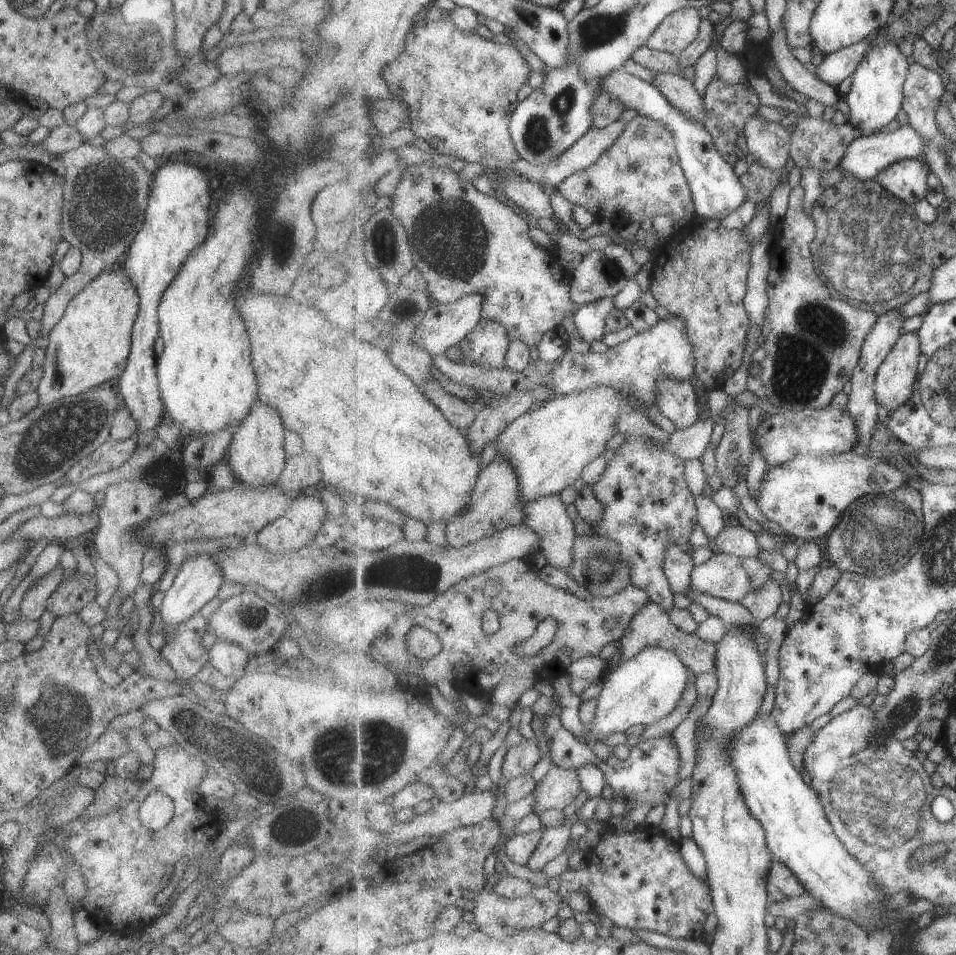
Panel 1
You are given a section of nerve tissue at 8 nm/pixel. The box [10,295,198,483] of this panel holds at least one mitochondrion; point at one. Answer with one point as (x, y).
(81, 421)

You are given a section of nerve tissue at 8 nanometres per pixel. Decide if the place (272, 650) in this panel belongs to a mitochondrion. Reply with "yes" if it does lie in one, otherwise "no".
no

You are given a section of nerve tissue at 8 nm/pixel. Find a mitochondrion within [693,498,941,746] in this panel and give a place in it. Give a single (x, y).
(909, 707)

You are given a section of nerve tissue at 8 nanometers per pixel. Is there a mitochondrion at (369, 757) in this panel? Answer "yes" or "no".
yes

